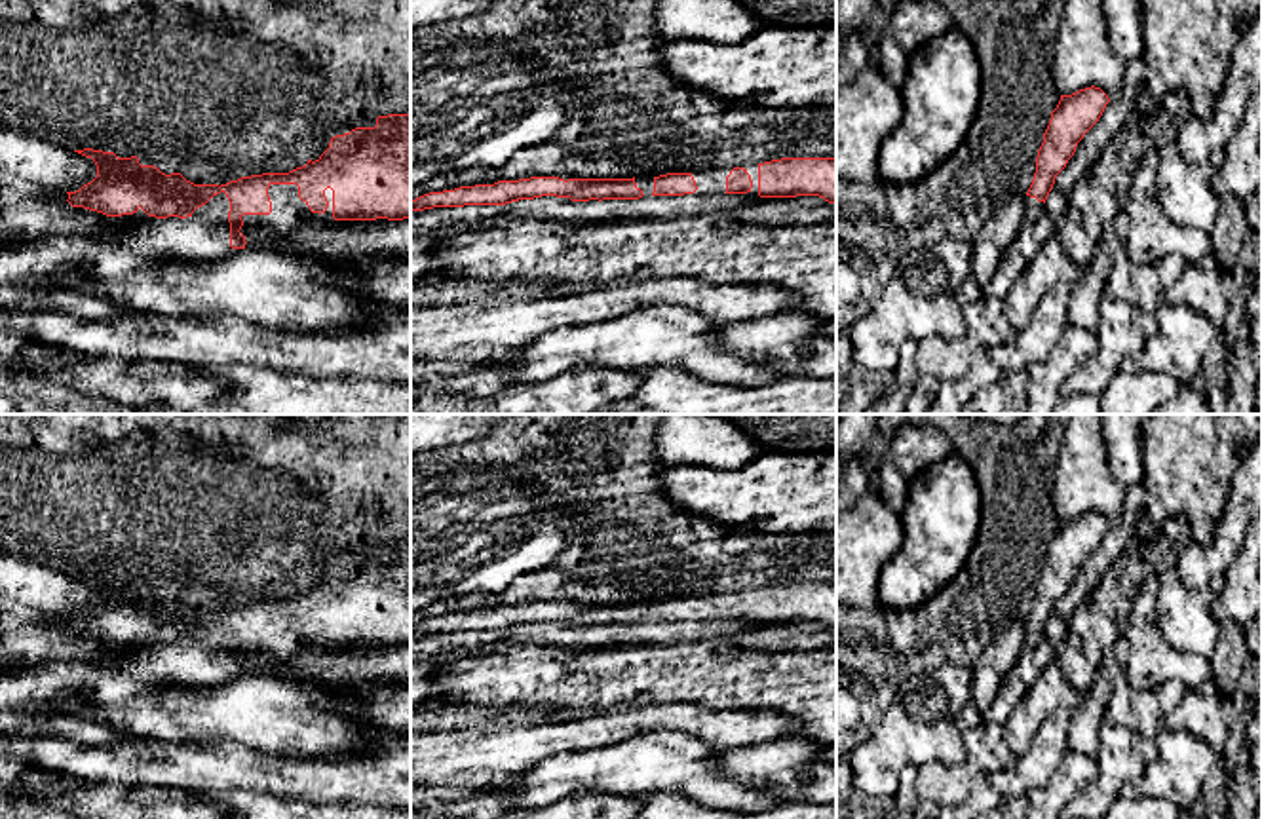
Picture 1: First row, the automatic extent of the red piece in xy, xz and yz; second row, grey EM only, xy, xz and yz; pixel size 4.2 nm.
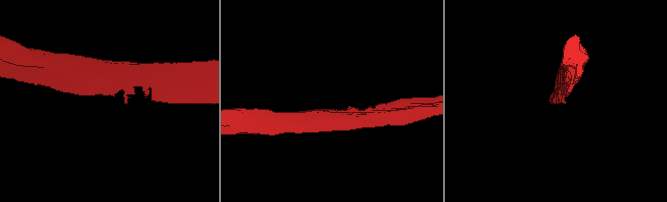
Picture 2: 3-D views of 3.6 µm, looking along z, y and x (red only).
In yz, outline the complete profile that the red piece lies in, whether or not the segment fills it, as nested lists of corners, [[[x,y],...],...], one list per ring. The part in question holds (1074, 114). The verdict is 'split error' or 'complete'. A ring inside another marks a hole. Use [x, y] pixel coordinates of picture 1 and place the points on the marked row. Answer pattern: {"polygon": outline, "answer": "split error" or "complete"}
{"polygon": [[[1095,86],[1061,95],[1043,133],[1036,173],[1026,196],[1045,203],[1057,175],[1066,167],[1078,143],[1099,122],[1108,103],[1108,95]]], "answer": "complete"}

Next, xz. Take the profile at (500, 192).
{"polygon": [[[530,177],[519,181],[498,181],[494,184],[460,186],[454,190],[430,192],[411,201],[411,211],[433,207],[464,205],[506,205],[519,200],[542,196],[570,198],[572,201],[589,200],[639,200],[642,190],[633,179],[559,179]]], "answer": "complete"}

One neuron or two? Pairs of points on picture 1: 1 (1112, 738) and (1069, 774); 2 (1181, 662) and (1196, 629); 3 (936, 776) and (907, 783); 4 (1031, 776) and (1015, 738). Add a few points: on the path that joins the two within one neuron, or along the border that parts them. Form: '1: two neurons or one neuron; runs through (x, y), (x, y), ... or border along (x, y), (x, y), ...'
1: two neurons; border along (1095, 757), (1095, 778), (1072, 797)
2: two neurons; border along (1156, 618), (1175, 648), (1207, 660)
3: two neurons; border along (917, 766), (917, 793), (920, 797)
4: two neurons; border along (1048, 715), (1031, 745), (1017, 759)

